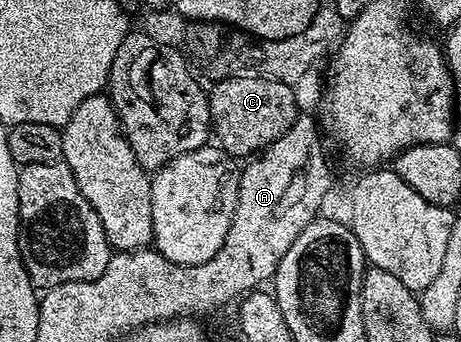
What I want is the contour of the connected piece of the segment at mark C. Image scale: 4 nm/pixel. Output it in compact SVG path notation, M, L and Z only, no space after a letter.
M226 78L215 82L212 87L207 99L211 128L214 137L219 137L217 142L221 149L236 160L258 155L282 134L289 132L301 113L301 107L295 103L296 91L284 82L264 78Z

